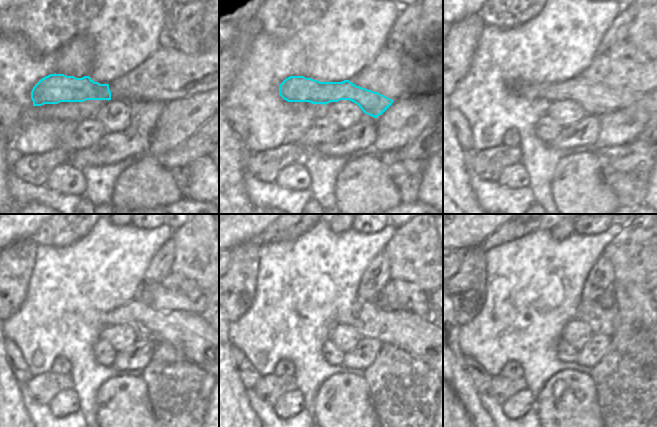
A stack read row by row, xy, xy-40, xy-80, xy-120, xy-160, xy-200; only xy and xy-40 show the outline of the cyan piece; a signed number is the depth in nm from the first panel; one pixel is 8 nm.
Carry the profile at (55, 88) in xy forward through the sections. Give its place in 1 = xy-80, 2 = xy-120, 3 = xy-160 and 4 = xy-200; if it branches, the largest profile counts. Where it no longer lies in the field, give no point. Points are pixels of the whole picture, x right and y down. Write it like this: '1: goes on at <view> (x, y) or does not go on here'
1: goes on at xy-80 (597, 99)
2: goes on at xy-120 (190, 333)
3: goes on at xy-160 (422, 339)
4: goes on at xy-200 (606, 321)

